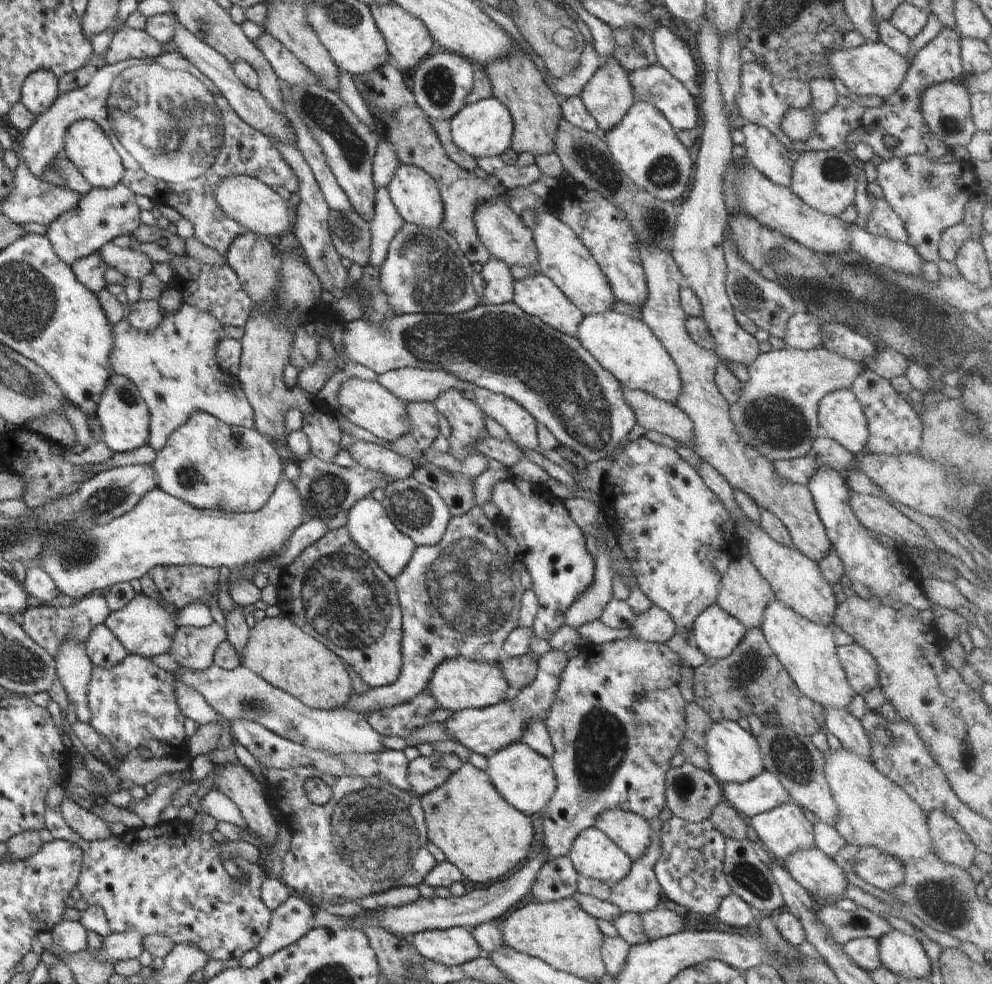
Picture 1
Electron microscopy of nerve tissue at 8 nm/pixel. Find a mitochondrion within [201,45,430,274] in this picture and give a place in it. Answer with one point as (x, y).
(325, 115)

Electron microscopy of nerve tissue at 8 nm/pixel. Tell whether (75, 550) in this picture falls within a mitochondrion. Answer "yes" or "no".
yes

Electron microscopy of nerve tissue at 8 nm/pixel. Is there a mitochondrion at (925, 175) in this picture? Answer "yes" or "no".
yes

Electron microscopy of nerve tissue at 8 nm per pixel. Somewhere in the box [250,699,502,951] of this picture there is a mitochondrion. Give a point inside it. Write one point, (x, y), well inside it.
(370, 831)

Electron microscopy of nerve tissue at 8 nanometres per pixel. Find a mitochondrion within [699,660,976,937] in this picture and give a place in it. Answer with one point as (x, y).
(790, 758)

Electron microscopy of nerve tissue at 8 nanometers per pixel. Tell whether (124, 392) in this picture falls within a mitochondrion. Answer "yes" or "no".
yes

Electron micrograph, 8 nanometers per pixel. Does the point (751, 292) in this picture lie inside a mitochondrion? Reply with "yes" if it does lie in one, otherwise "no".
yes

